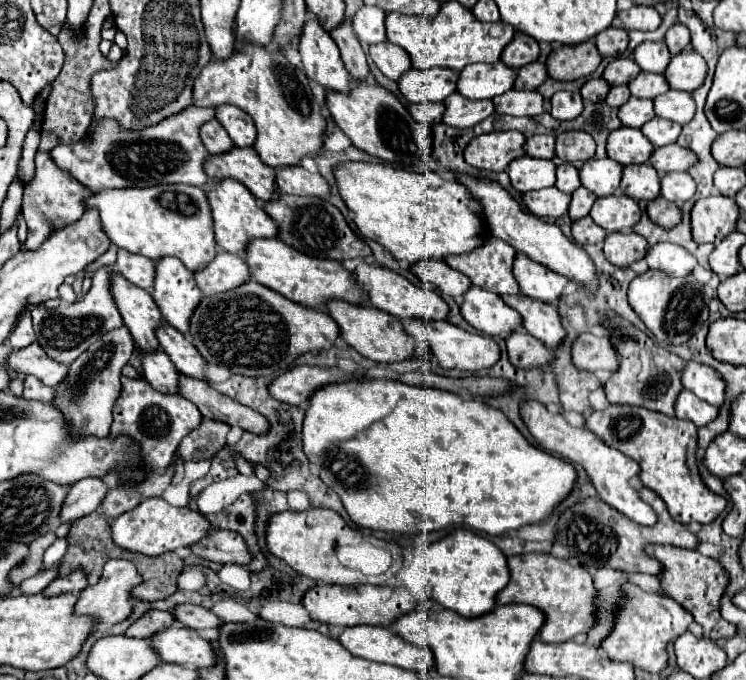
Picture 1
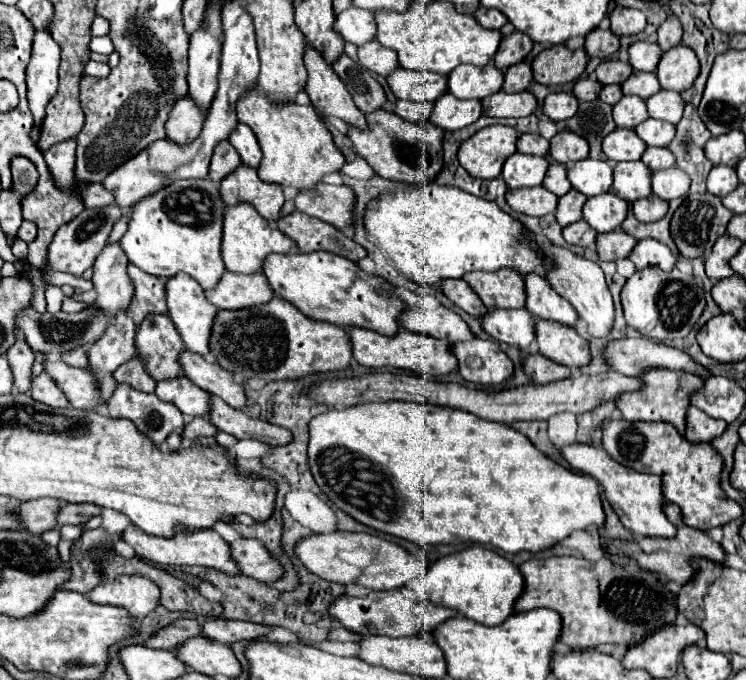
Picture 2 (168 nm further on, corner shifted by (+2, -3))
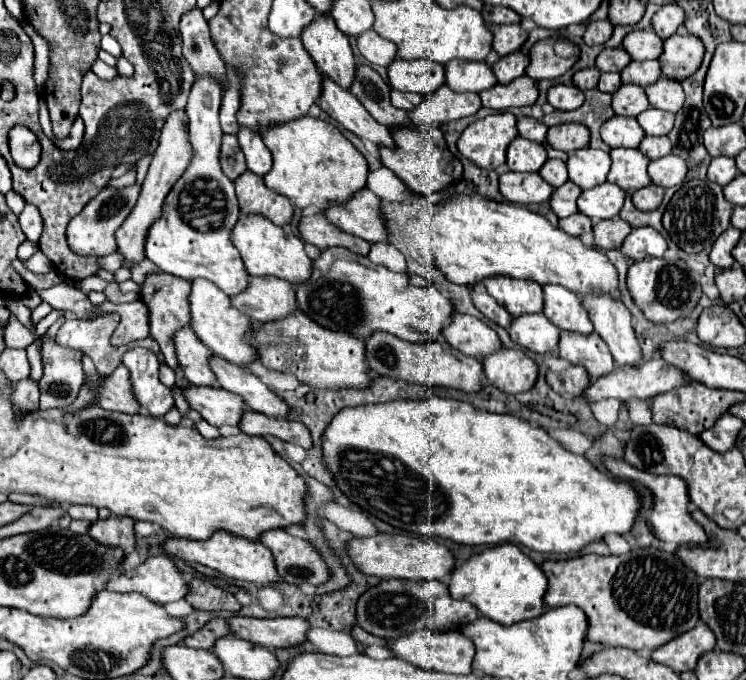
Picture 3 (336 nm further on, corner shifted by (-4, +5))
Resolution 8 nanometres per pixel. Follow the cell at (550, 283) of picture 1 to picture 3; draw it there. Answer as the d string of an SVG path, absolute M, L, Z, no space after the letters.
M550 284L550 288L544 288L544 310L542 312L560 330L580 332L580 334L594 332L588 312L582 306L582 300L574 296L572 292L566 292L566 288L554 288L554 284Z

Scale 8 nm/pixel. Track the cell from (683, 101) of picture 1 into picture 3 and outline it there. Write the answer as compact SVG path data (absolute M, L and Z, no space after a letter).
M662 76L654 84L650 84L646 88L646 96L654 108L666 110L666 112L678 112L678 108L682 108L682 104L684 104L684 92L682 92L680 82L670 80L666 76Z

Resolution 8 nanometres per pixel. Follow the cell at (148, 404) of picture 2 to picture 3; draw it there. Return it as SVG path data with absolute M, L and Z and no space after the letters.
M130 348L122 362L132 374L134 396L142 404L144 412L150 416L164 416L174 406L174 400L170 388L166 388L158 378L160 364L156 354L146 348Z

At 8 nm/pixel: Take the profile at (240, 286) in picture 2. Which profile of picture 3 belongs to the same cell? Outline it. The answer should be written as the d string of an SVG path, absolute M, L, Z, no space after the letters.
M250 276L248 290L234 296L232 302L240 312L246 312L252 320L258 322L282 320L298 310L292 284L274 278L258 280Z

